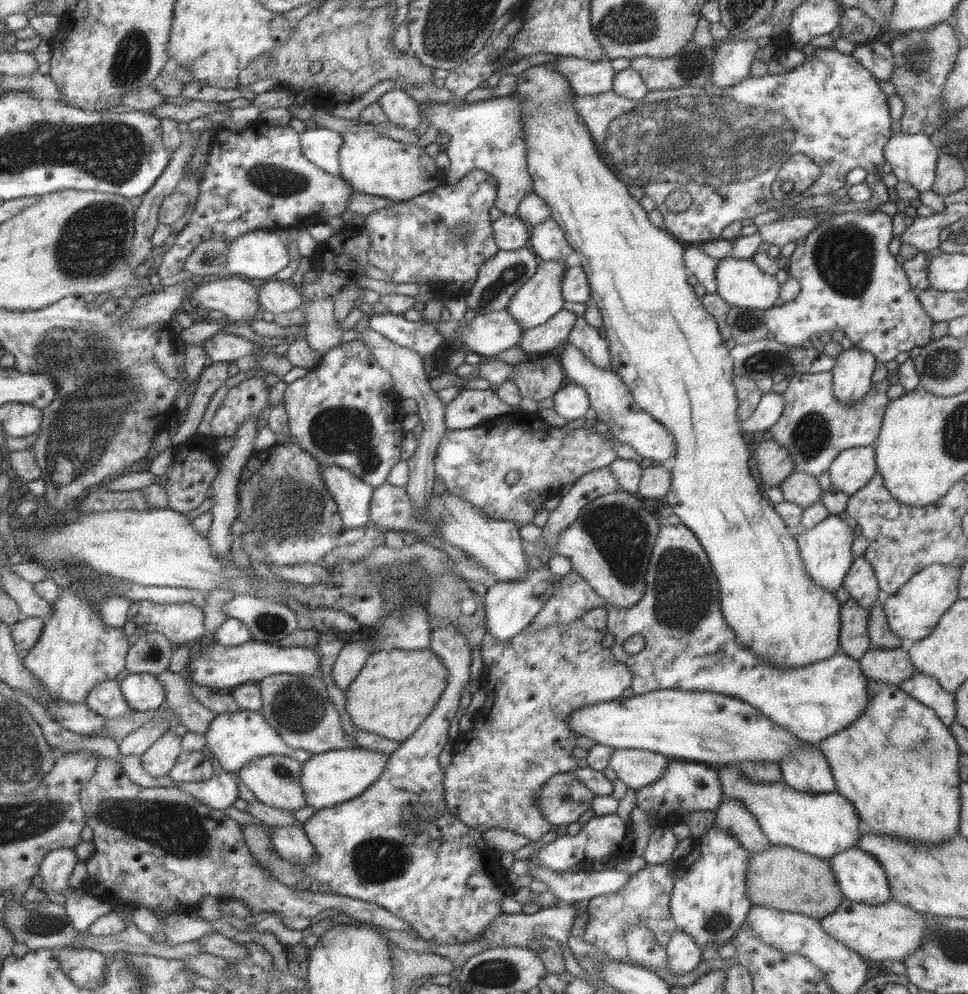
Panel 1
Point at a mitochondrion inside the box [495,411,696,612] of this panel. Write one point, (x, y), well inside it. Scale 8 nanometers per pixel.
(620, 533)

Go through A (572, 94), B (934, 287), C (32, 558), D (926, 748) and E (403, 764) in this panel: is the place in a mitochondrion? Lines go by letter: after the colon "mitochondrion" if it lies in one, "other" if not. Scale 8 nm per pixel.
A: other
B: other
C: other
D: mitochondrion
E: other

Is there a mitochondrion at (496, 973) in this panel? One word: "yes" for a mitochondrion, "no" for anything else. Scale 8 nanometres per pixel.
yes

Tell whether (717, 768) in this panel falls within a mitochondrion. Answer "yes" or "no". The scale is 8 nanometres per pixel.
no

